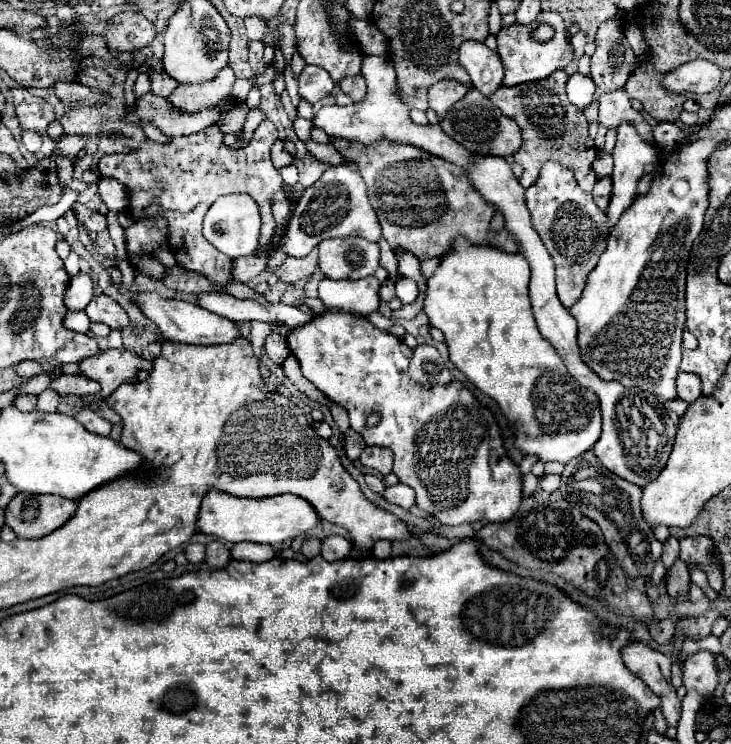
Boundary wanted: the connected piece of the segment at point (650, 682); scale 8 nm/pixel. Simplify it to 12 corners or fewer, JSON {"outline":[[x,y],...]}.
{"outline":[[630,641],[620,651],[636,677],[662,701],[668,725],[678,725],[680,699],[670,685],[674,657]]}

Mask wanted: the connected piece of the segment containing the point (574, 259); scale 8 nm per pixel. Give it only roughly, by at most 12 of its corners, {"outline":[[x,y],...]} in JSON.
{"outline":[[556,161],[526,205],[556,263],[564,307],[606,249],[604,215]]}

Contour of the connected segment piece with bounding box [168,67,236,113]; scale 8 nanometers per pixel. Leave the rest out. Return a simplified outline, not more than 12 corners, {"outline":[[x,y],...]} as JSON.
{"outline":[[230,67],[212,81],[178,85],[168,101],[182,111],[216,107],[232,91]]}

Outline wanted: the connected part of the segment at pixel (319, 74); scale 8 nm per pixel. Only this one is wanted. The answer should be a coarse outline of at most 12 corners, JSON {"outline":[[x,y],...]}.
{"outline":[[306,65],[300,97],[320,101],[334,89],[326,69]]}

